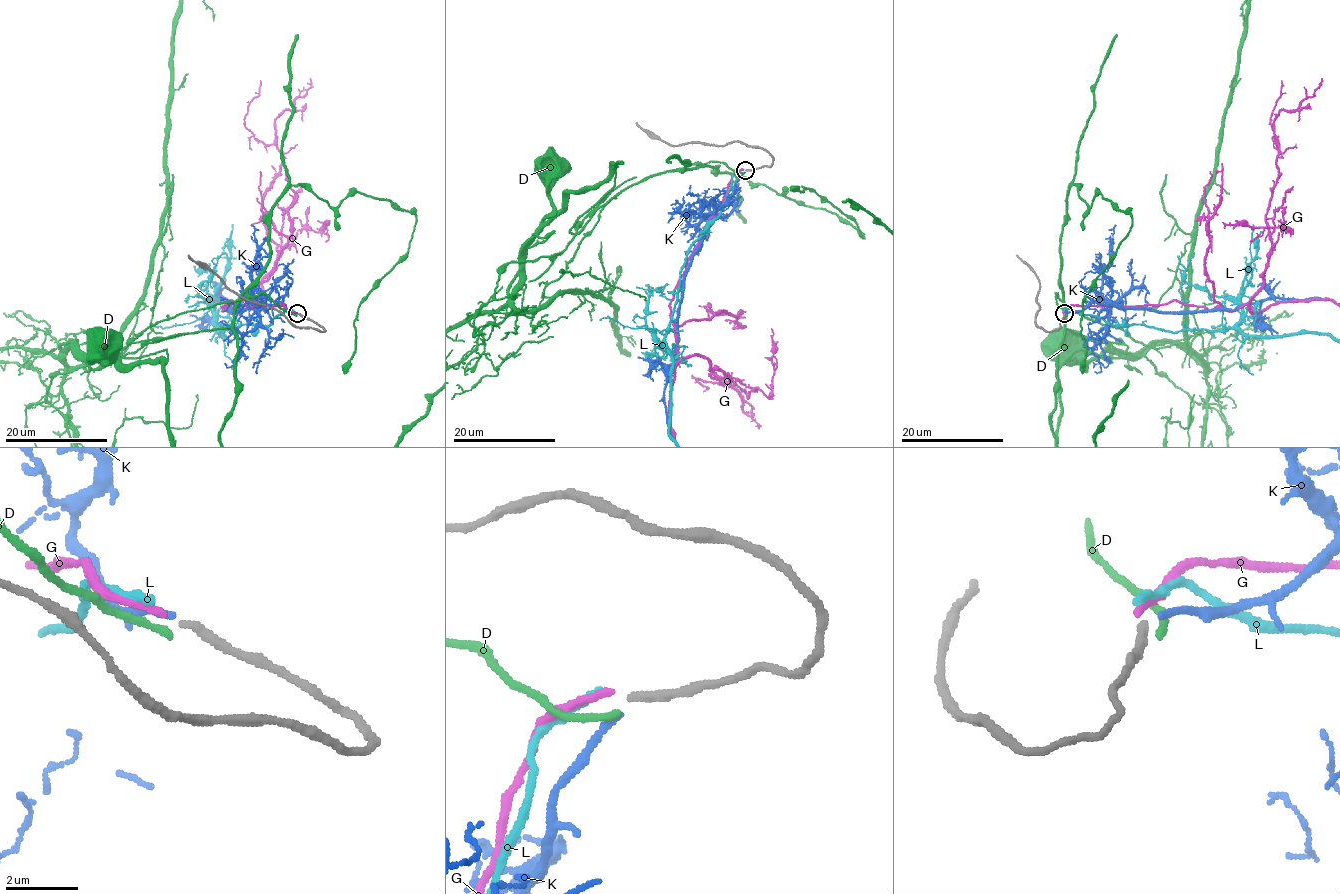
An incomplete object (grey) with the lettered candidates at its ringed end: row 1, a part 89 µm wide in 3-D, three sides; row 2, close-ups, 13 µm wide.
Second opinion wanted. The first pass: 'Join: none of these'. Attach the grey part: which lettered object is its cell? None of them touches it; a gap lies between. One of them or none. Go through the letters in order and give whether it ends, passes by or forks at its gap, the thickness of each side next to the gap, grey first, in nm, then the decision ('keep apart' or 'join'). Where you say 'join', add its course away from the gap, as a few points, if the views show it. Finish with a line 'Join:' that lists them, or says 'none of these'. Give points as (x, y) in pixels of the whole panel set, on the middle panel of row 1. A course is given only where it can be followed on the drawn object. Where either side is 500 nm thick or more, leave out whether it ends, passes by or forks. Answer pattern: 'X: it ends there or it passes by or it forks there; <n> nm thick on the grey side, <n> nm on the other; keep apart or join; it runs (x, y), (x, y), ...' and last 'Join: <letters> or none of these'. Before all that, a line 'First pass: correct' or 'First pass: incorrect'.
First pass: incorrect
D: it ends there; 240 nm thick on the grey side, 220 nm on the other; keep apart
G: it ends there; 240 nm thick on the grey side, 200 nm on the other; join
K: it ends there; 240 nm thick on the grey side, 190 nm on the other; keep apart
L: it ends there; 240 nm thick on the grey side, 240 nm on the other; keep apart
Join: G

